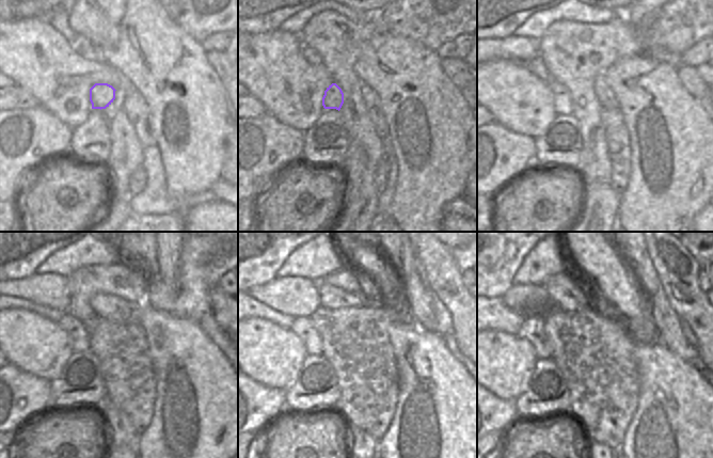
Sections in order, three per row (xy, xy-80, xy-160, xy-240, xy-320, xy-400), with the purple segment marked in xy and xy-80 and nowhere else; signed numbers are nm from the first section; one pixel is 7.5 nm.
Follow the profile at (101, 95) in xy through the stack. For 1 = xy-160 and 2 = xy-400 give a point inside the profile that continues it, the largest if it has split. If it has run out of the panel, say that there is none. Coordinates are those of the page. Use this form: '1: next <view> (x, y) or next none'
1: next xy-160 (561, 100)
2: next xy-400 (533, 328)

